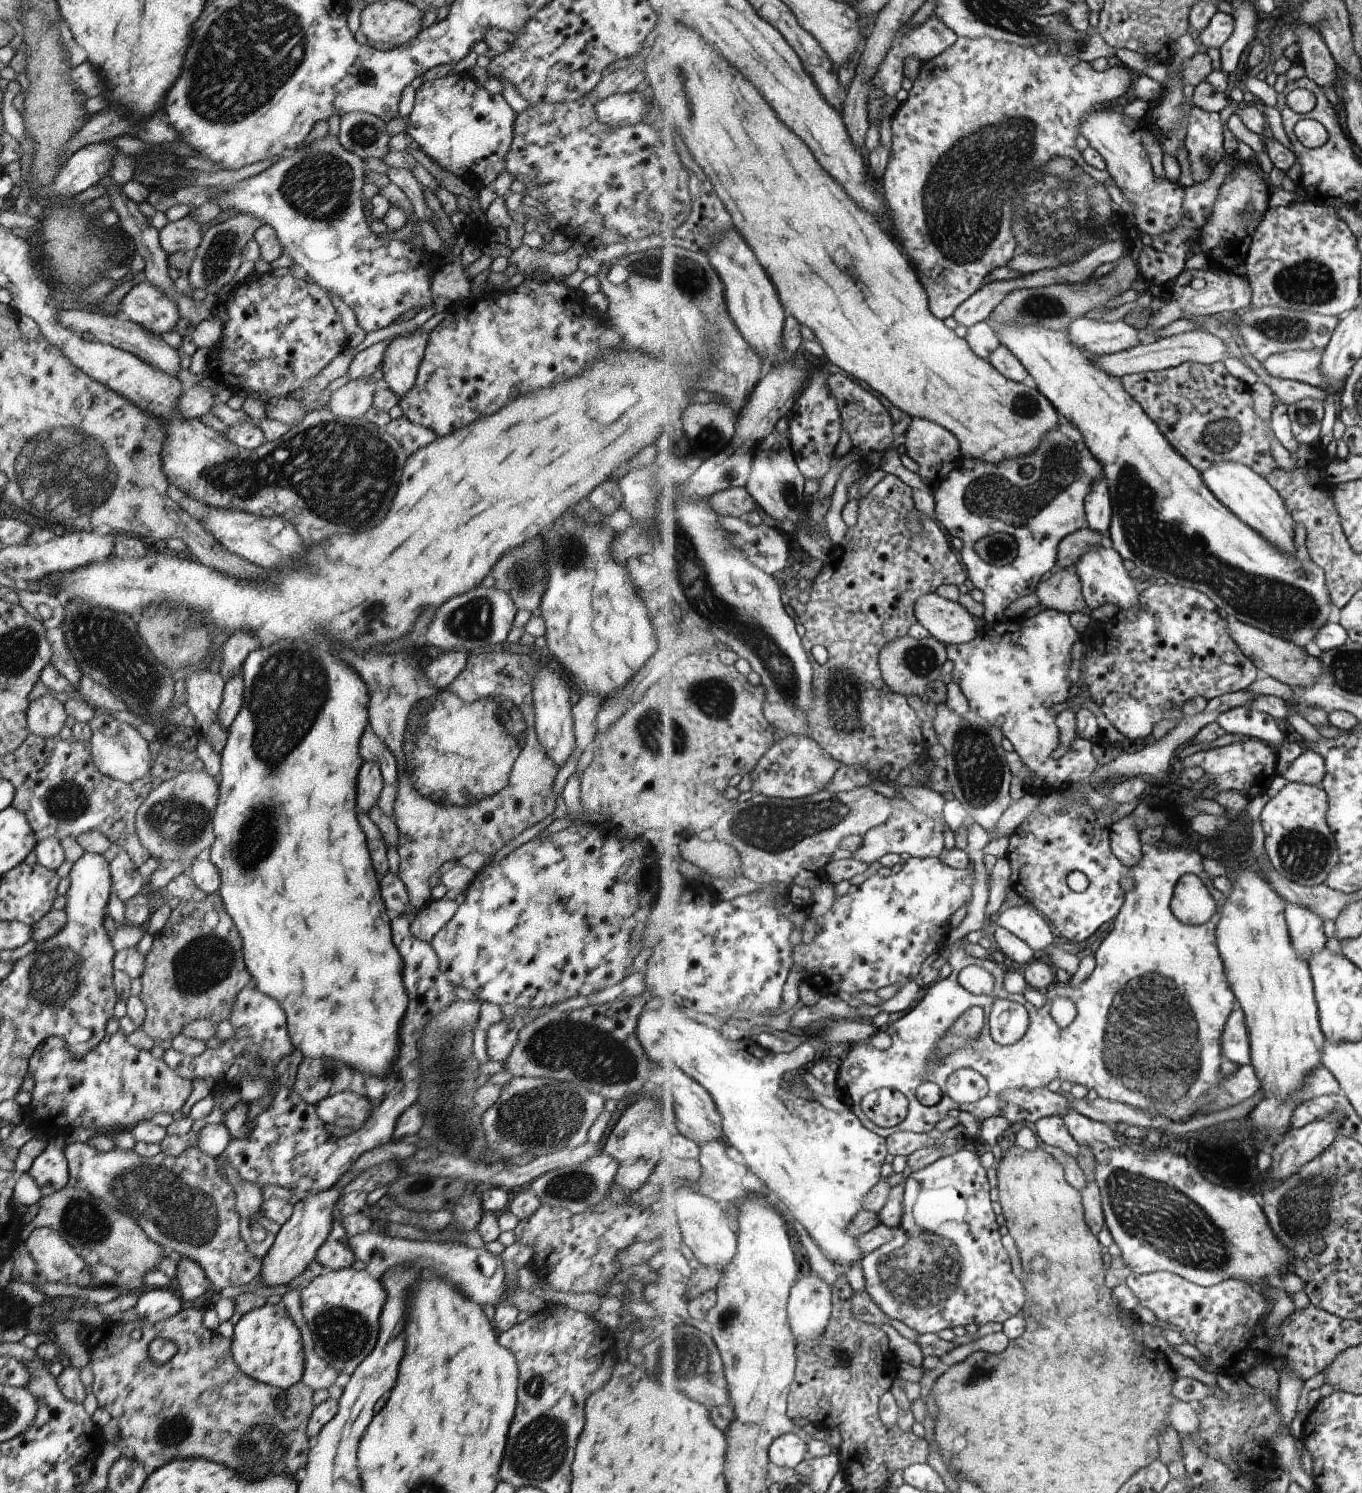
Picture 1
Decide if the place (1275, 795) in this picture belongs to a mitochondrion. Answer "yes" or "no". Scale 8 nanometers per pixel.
no

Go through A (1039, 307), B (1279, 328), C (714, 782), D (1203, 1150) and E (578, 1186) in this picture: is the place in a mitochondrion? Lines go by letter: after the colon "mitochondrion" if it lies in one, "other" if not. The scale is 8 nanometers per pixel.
A: mitochondrion
B: mitochondrion
C: other
D: other
E: mitochondrion

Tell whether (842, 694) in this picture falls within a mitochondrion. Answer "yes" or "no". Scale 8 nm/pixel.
yes

